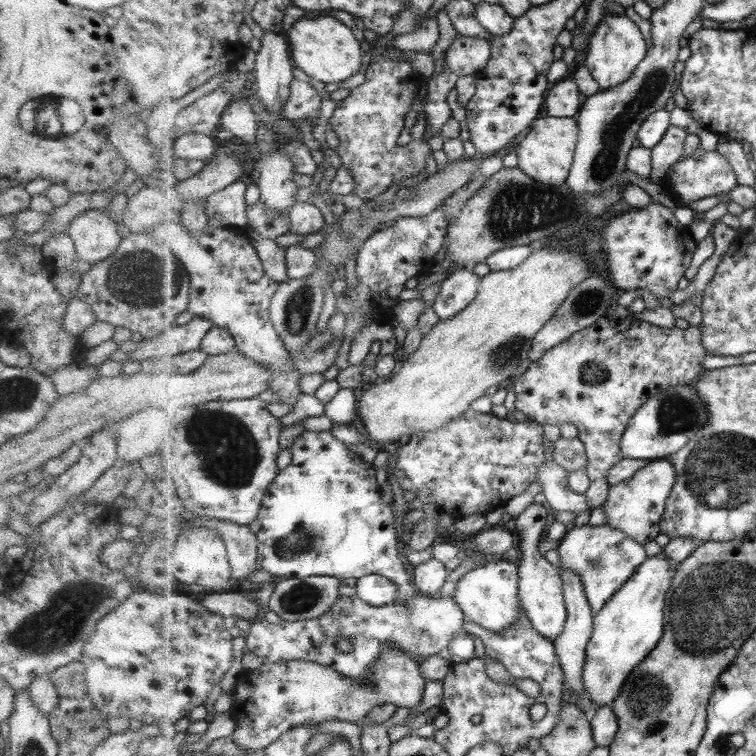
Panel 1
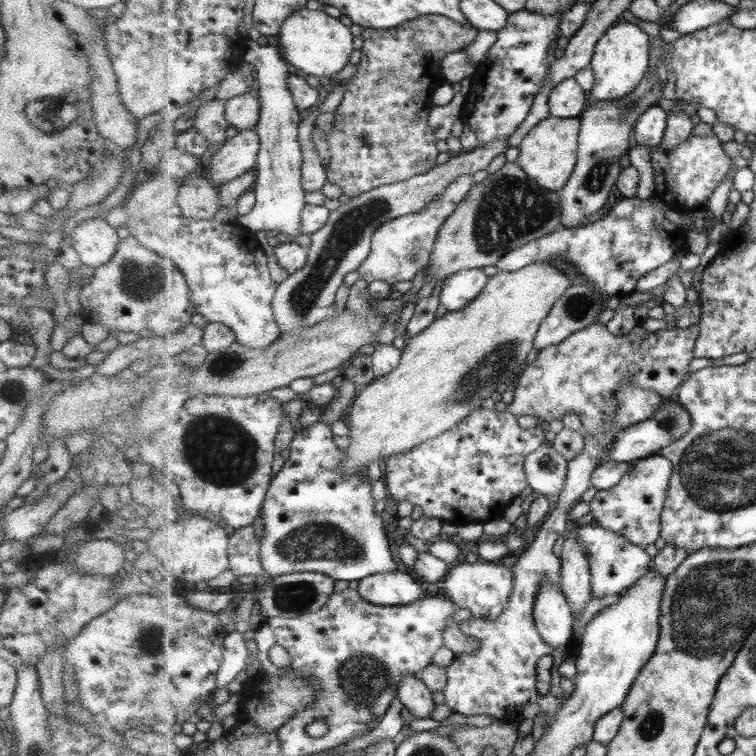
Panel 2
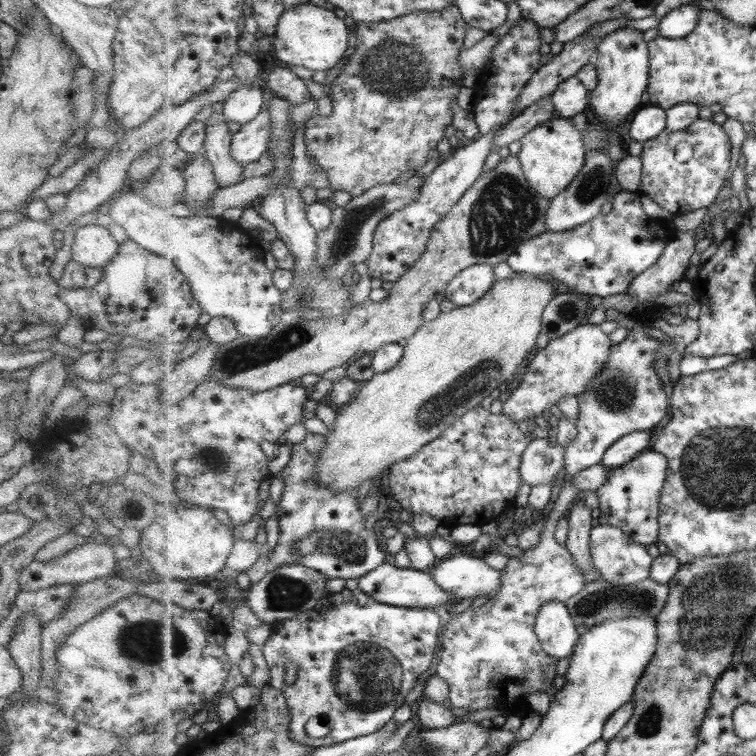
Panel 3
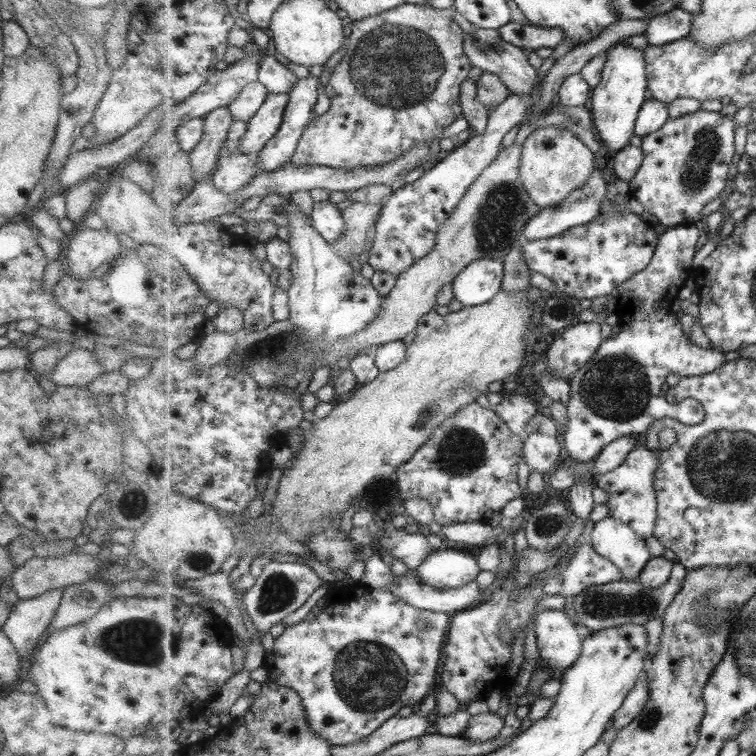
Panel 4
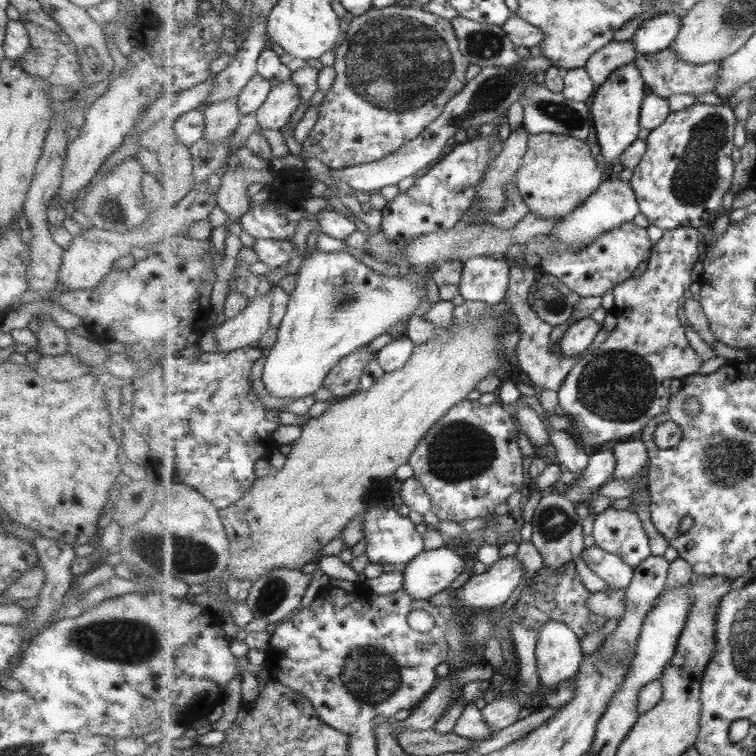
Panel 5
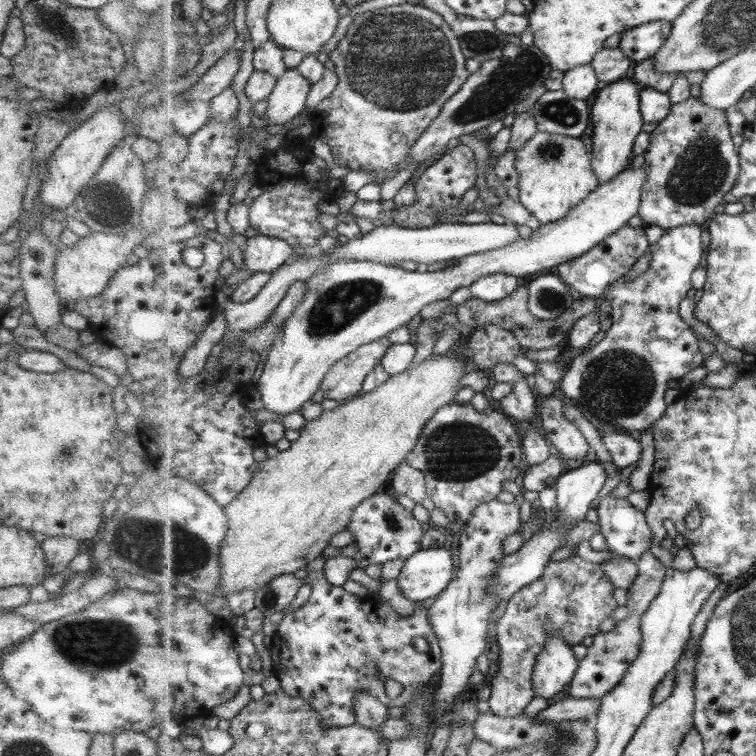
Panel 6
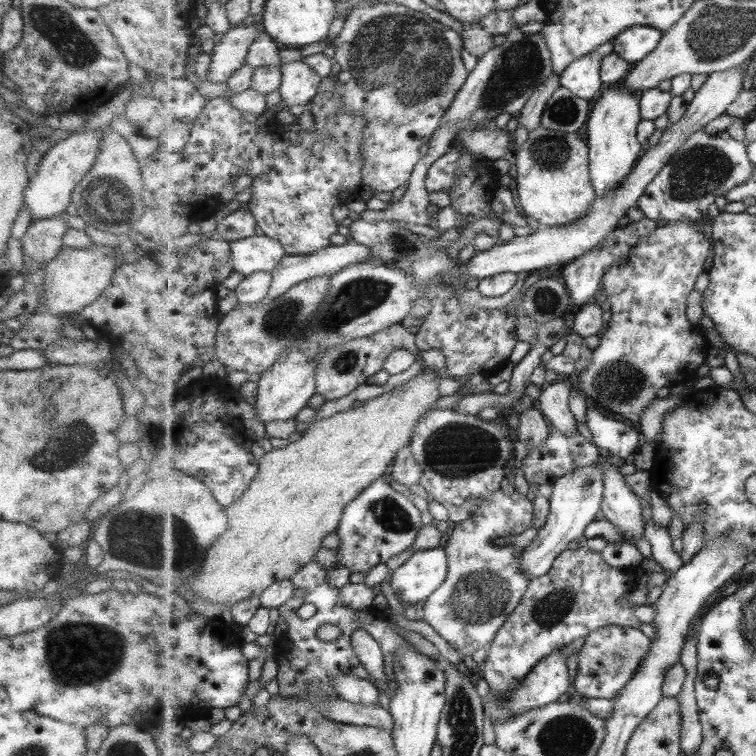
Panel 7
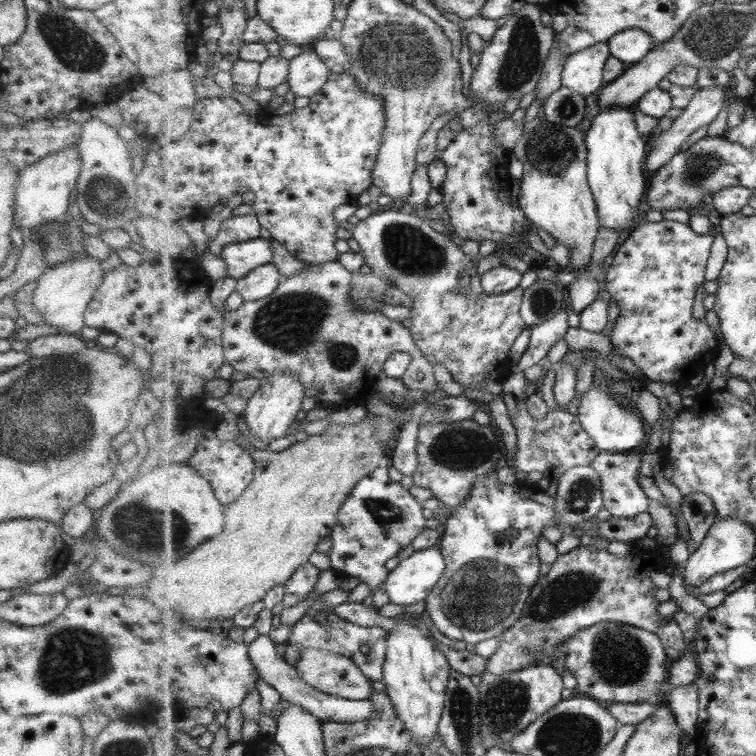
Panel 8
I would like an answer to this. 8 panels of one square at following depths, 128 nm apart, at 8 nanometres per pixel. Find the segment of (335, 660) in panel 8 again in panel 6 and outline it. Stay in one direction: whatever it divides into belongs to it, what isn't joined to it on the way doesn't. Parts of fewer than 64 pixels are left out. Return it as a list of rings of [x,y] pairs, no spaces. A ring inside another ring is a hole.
[[[357,691],[355,708],[358,709],[358,723],[375,731],[375,733],[379,733],[381,739],[387,743],[387,748],[389,748],[391,740],[385,736],[383,731],[385,719],[389,717],[387,705],[371,695],[369,691]]]

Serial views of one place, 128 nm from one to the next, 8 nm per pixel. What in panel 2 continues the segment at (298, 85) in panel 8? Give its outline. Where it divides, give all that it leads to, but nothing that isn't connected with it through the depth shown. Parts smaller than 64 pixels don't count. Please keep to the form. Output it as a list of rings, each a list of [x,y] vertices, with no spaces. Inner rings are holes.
[[[256,127],[245,132],[241,131],[227,139],[217,154],[209,156],[203,162],[203,167],[207,170],[205,175],[215,187],[239,179],[239,176],[247,175],[247,172],[256,169],[261,147]]]

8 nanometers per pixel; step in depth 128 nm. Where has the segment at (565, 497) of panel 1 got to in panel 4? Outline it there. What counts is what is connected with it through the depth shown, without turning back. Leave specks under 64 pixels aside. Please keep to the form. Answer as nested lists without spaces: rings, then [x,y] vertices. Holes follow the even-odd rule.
[[[536,430],[524,439],[524,457],[532,472],[537,471],[545,476],[553,474],[561,466],[563,452],[557,438],[539,434]]]

